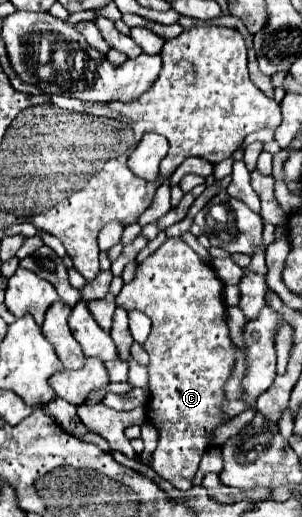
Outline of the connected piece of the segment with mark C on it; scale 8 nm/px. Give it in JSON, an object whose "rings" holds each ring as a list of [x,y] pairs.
{"rings":[[[167,238],[165,244],[163,244],[153,256],[149,256],[143,264],[139,264],[135,278],[133,278],[131,282],[127,282],[127,284],[123,286],[123,290],[119,292],[119,296],[117,296],[117,306],[125,308],[127,312],[139,310],[139,312],[143,312],[145,316],[149,316],[149,318],[151,318],[151,324],[153,324],[153,326],[151,326],[151,334],[149,334],[147,342],[143,344],[143,348],[147,350],[147,354],[149,354],[149,358],[151,358],[151,360],[149,360],[149,366],[147,366],[147,370],[149,370],[149,392],[151,392],[151,400],[149,400],[149,404],[147,404],[147,418],[149,418],[149,422],[159,430],[159,444],[157,444],[157,448],[155,448],[155,452],[151,454],[151,458],[149,458],[147,464],[149,464],[161,478],[169,480],[175,488],[179,488],[179,490],[189,490],[189,488],[193,486],[193,478],[195,478],[195,472],[197,472],[197,466],[199,466],[201,456],[205,454],[205,450],[209,450],[209,448],[213,446],[213,432],[229,420],[229,418],[225,416],[225,412],[221,410],[223,404],[227,402],[223,388],[225,388],[225,382],[229,380],[229,376],[231,376],[233,370],[235,370],[235,352],[237,352],[237,348],[235,348],[235,344],[233,344],[231,338],[229,338],[227,304],[225,304],[225,300],[223,300],[223,282],[217,278],[217,274],[213,272],[213,268],[211,268],[209,264],[205,264],[181,238]]]}

